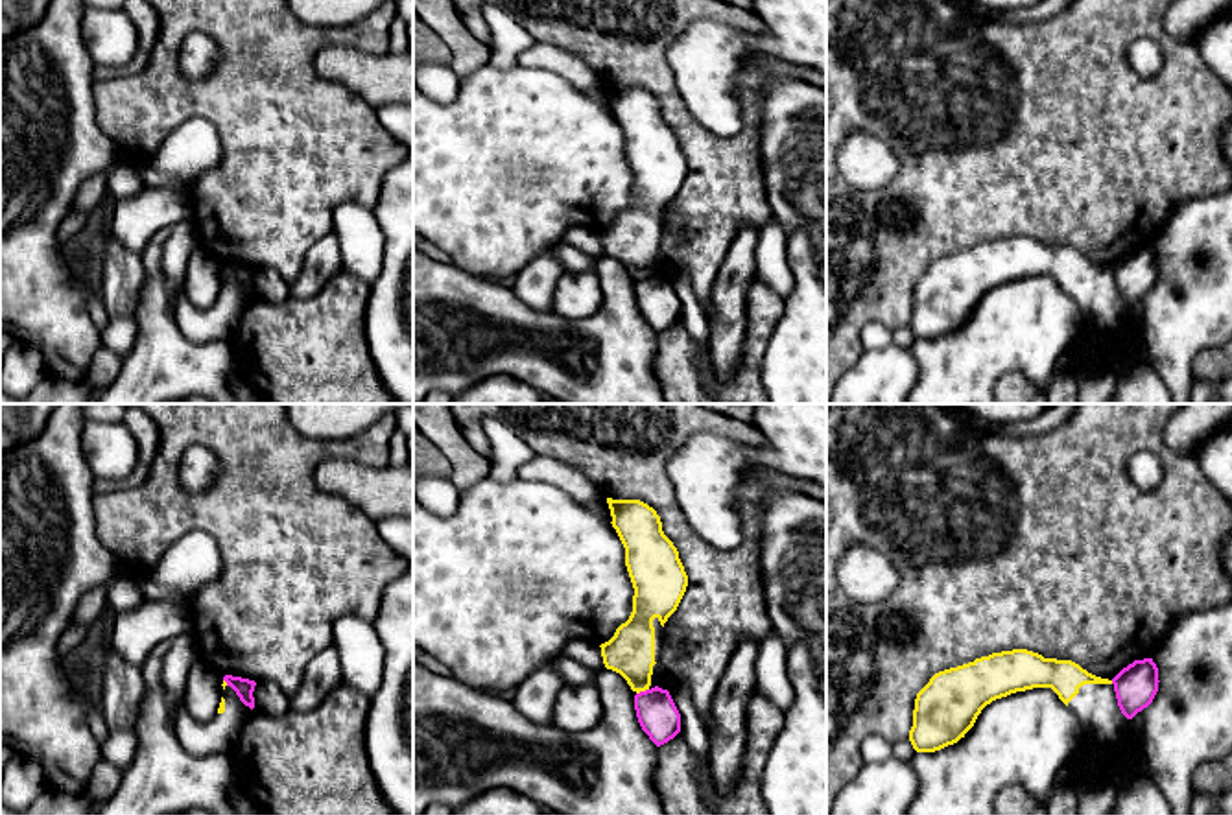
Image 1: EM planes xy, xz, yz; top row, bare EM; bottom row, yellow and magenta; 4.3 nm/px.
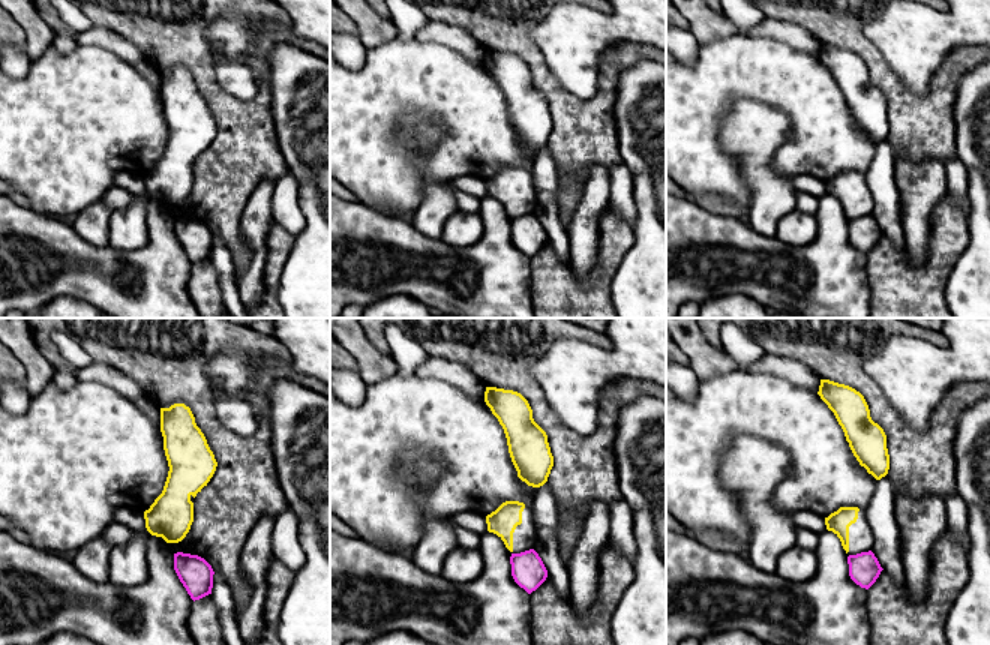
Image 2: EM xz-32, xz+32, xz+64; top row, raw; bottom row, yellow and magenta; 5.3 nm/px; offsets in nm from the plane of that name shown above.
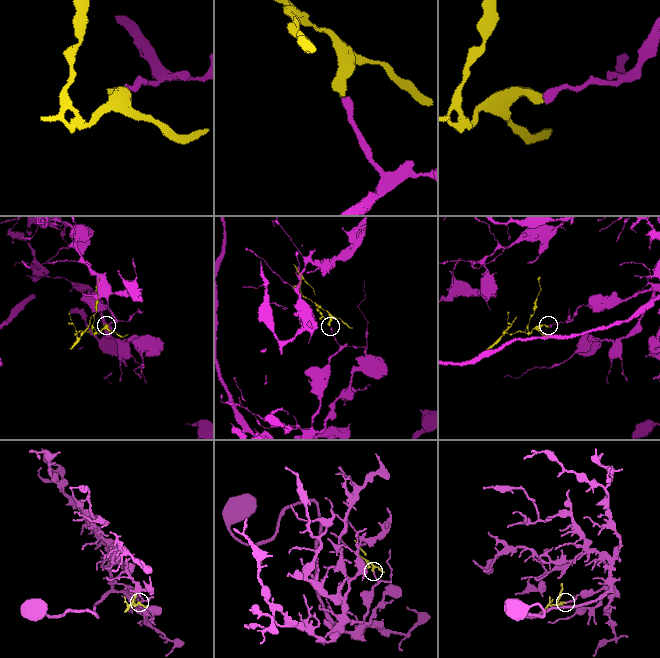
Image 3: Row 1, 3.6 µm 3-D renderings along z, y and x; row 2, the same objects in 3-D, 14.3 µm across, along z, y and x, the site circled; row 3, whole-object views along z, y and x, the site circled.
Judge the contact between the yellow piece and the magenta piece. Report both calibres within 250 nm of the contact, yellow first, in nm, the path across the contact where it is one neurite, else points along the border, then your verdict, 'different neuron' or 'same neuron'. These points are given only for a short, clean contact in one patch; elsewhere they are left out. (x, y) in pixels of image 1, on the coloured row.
200/180 nm | along xz (648, 688), (637, 694) | different neuron

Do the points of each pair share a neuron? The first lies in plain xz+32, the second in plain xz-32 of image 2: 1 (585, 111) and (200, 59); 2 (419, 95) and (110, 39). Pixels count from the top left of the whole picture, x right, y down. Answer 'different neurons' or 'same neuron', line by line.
1: same neuron
2: different neurons

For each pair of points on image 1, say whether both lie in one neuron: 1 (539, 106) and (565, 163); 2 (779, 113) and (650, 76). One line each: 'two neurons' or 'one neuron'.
1: one neuron
2: two neurons

